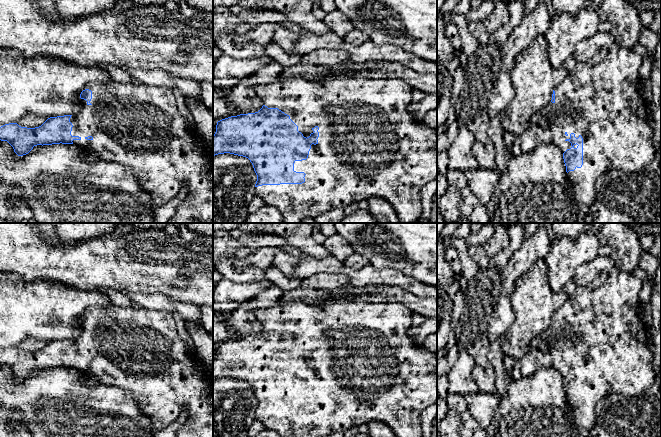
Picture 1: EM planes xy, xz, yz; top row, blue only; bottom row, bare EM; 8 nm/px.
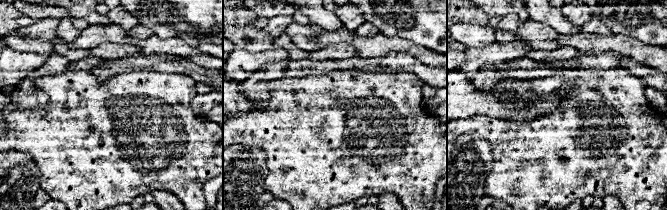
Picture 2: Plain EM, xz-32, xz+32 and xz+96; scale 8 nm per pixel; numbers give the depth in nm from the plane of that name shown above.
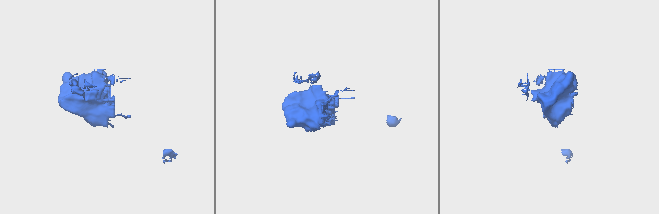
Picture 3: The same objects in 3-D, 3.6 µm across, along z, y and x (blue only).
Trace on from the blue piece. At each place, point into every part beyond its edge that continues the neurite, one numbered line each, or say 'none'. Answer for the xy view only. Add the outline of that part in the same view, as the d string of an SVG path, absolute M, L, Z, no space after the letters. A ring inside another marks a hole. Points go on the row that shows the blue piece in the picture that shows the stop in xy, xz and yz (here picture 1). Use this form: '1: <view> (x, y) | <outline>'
1: xy (139, 126) | M112 80L90 83L86 89L92 91L91 104L81 99L80 111L70 118L73 125L71 135L81 138L73 140L73 144L93 150L102 160L130 168L140 185L149 193L150 203L156 208L177 196L186 183L189 191L177 206L173 223L213 223L213 148L181 116L172 90L140 82Z

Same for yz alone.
1: yz (602, 102) | M614 44L608 55L598 64L589 65L578 62L575 70L565 77L555 89L555 102L535 114L529 126L520 134L522 152L531 152L540 144L554 144L562 153L570 149L570 134L583 138L583 165L574 171L568 172L568 178L574 189L578 203L590 207L595 198L597 179L605 172L616 169L628 172L637 172L655 160L653 144L654 131L649 122L650 104L640 94L641 77L639 69L643 57L634 49L627 49Z

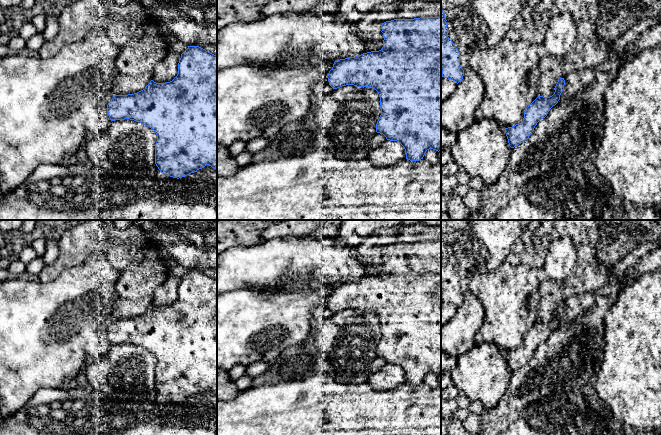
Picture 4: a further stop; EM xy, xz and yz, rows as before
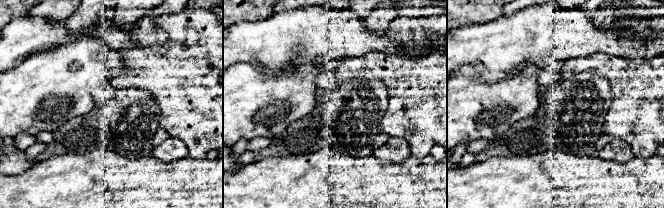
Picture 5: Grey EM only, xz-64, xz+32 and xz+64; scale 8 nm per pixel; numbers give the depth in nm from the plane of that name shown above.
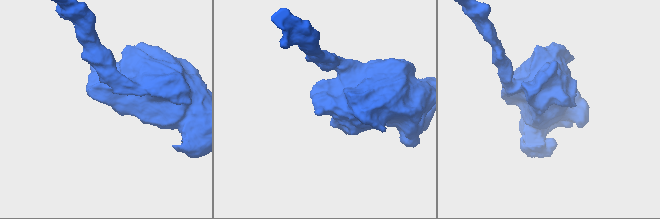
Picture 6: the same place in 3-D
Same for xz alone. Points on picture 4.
none

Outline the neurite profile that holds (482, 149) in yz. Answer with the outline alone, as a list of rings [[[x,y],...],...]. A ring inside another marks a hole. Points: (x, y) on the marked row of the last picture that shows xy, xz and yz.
[[[484,118],[459,132],[449,150],[451,160],[470,177],[478,177],[490,186],[505,170],[512,148],[504,128],[494,119]]]

